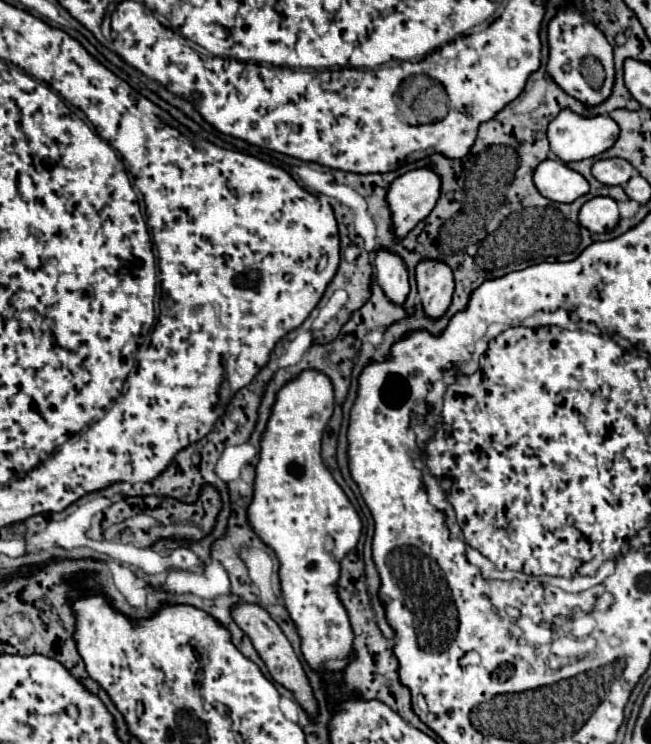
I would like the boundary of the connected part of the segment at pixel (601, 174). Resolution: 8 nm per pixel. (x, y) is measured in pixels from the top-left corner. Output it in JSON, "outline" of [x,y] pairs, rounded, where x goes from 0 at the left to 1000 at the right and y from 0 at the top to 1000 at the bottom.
{"outline":[[[922,214],[909,224],[909,235],[928,249],[959,249],[974,235],[974,224],[959,214]]]}

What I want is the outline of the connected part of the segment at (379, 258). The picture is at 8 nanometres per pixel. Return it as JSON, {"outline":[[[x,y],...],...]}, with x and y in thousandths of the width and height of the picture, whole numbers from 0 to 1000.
{"outline":[[[581,337],[575,345],[578,378],[596,405],[605,410],[618,410],[627,399],[627,364],[618,359],[618,348],[596,337]]]}

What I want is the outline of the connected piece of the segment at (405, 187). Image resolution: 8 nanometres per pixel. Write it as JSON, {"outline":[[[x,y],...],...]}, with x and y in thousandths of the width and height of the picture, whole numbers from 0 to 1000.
{"outline":[[[636,227],[599,246],[593,273],[602,286],[605,324],[621,321],[661,289],[676,262],[673,235],[661,227]]]}

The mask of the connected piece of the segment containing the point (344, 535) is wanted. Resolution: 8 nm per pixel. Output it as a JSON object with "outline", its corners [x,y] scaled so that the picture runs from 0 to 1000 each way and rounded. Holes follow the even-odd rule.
{"outline":[[[464,499],[461,507],[427,526],[418,560],[424,569],[433,569],[433,560],[442,560],[439,569],[445,571],[430,571],[402,585],[381,698],[396,722],[424,741],[433,757],[430,781],[436,810],[458,843],[467,886],[482,902],[498,899],[507,905],[507,915],[519,915],[522,899],[541,880],[544,853],[531,819],[516,800],[516,784],[525,749],[544,738],[553,724],[556,700],[492,617],[492,590],[510,550],[510,515],[492,499]],[[458,560],[464,560],[464,574],[452,571],[458,569]]]}

